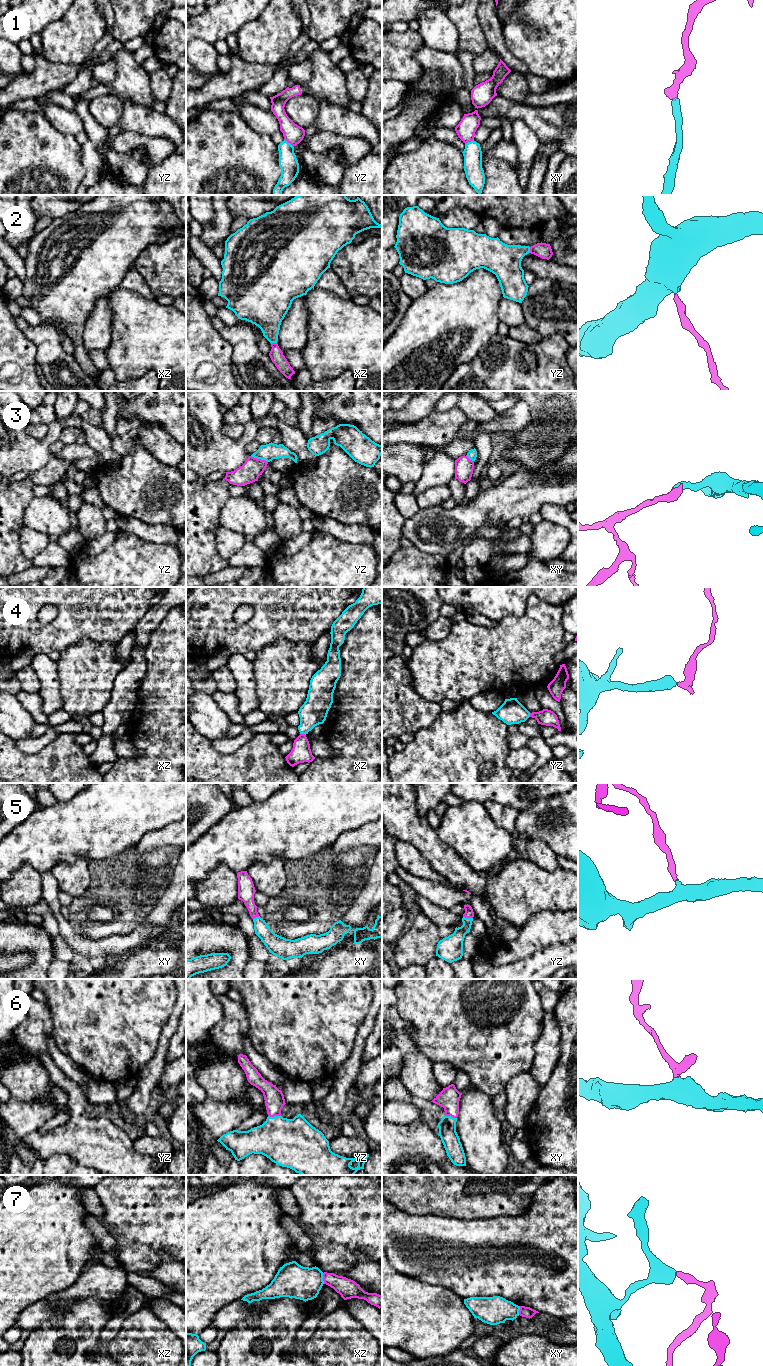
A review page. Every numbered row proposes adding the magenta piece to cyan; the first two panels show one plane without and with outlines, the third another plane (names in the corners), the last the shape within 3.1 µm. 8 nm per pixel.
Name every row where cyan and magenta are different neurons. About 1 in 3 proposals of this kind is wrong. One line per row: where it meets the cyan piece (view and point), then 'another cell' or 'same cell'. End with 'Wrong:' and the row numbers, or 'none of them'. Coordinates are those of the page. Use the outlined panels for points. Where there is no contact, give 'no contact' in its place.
1: contact yz (289, 143); same cell
2: contact xz (273, 342); same cell
3: contact yz (259, 458); another cell
4: contact xz (303, 733); same cell
5: contact yz (468, 918); same cell
6: contact yz (274, 1116); same cell
7: contact xz (322, 1278); another cell
Wrong: 3, 7

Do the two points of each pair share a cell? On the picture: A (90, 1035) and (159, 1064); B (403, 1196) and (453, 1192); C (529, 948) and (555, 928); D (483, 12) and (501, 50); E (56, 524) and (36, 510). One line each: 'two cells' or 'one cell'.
A: two cells
B: one cell
C: one cell
D: one cell
E: one cell

